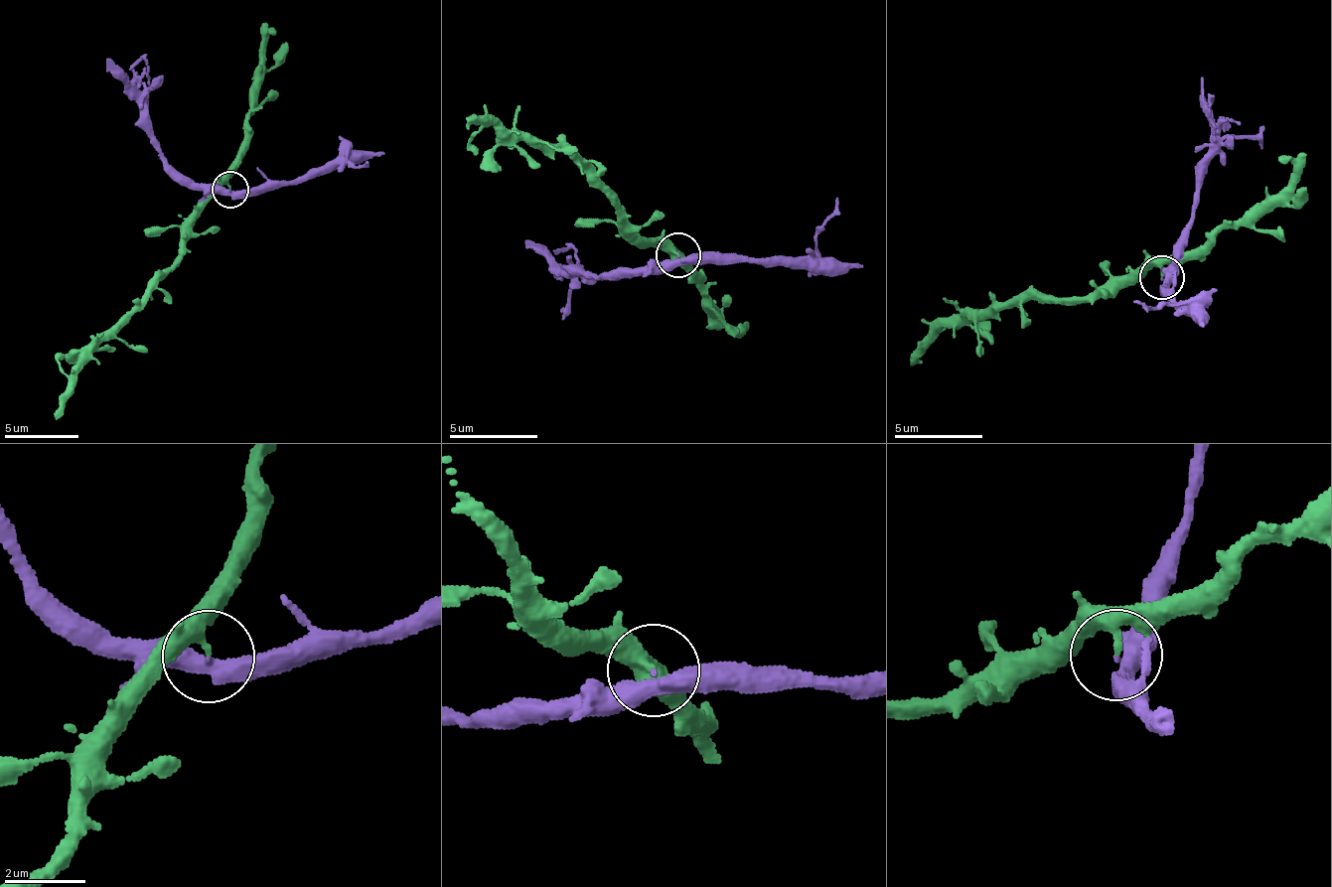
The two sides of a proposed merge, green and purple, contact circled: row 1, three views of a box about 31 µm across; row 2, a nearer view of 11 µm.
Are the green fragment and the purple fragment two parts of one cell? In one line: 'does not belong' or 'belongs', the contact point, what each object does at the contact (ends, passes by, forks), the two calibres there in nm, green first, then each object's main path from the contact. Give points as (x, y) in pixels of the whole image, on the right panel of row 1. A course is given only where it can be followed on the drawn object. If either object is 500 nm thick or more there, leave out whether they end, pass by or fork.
does not belong | (1161, 277) | green passes by | purple passes by | 200/360 nm | green via (1162, 276), (1157, 266), (1124, 283), (1061, 300), (1028, 294), (938, 331), (909, 366) | purple via (1162, 276), (1194, 220), (1214, 135), (1203, 78)

